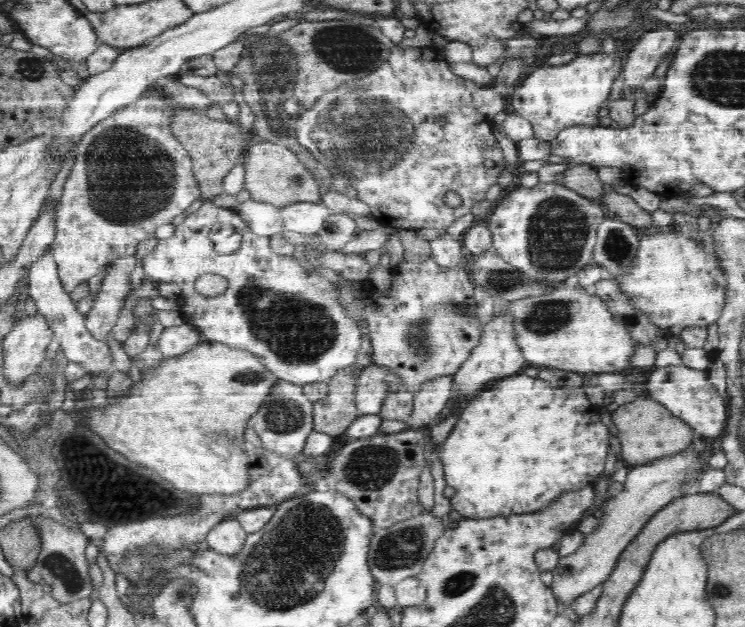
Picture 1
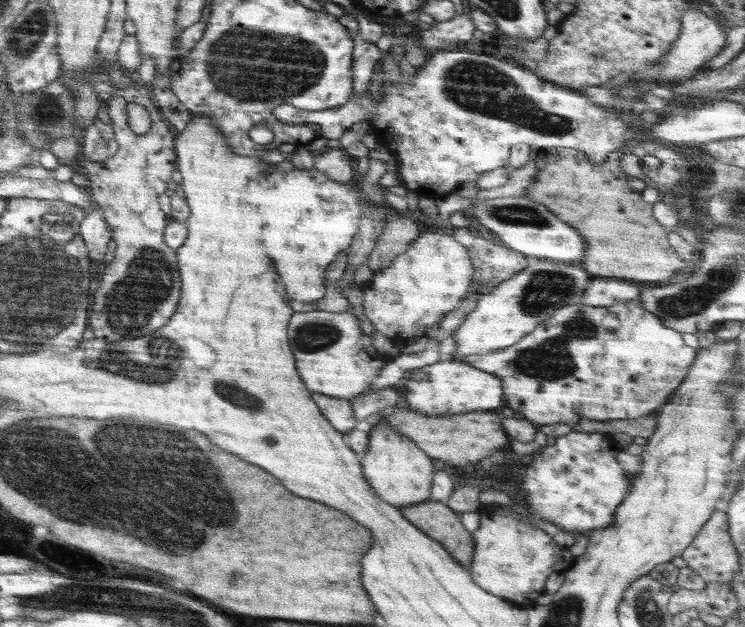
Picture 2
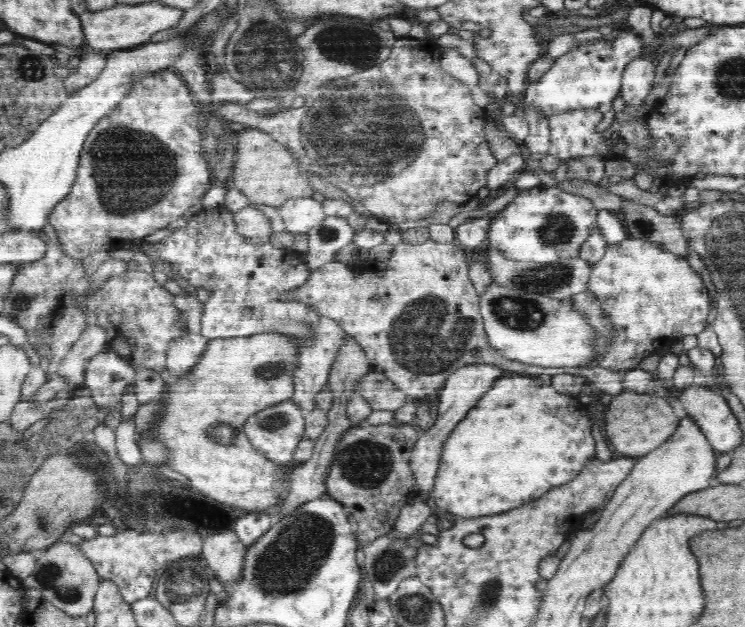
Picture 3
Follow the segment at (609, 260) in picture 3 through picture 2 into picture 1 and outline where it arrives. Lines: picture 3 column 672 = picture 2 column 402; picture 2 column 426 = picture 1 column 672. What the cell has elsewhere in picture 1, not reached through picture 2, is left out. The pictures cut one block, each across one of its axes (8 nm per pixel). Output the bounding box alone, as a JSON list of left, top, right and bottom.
[614,231,728,335]

